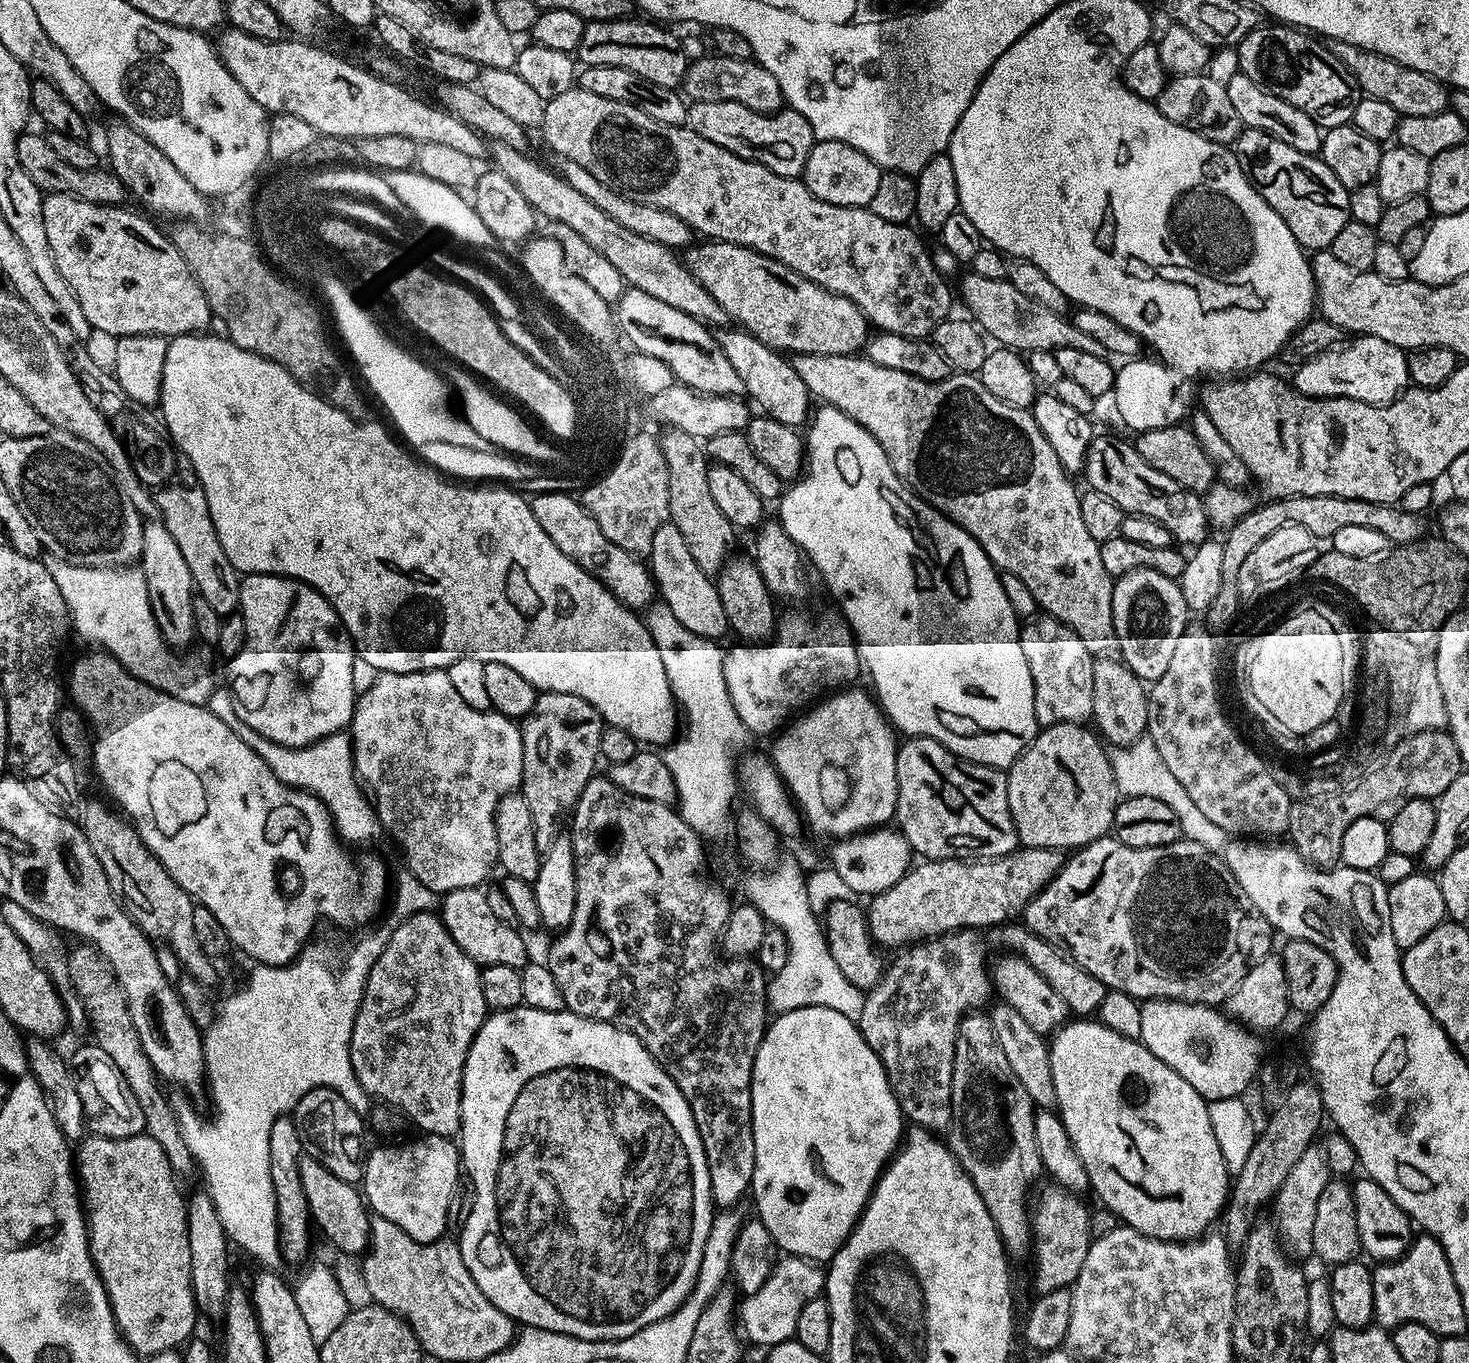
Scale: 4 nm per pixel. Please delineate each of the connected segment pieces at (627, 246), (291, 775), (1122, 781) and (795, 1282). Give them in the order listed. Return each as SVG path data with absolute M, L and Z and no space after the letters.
M493 143L490 148L490 160L494 163L495 171L506 174L514 186L518 186L518 191L522 193L522 198L530 202L530 206L541 217L545 216L545 221L562 222L570 226L602 258L608 259L618 269L618 274L622 274L625 285L646 290L653 298L658 298L658 302L666 302L666 306L674 306L674 310L682 310L682 314L690 314L694 319L699 320L709 326L724 326L729 323L726 310L710 298L710 294L700 285L688 271L683 259L673 249L662 246L658 242L650 242L650 238L642 238L642 234L634 234L626 230L626 226L618 226L610 214L602 214L590 198L578 194L570 182L566 182L559 171L547 168L544 164L539 164L528 152L514 150L514 146Z
M218 686L214 689L206 707L218 718L222 718L222 722L226 722L230 730L237 732L266 762L266 766L274 770L282 783L316 795L328 807L328 813L332 815L332 825L336 827L336 835L345 845L368 844L376 835L381 835L376 809L360 781L356 779L356 767L352 761L352 737L347 731L335 732L333 736L327 736L325 740L306 748L291 748L278 742L270 742L265 736L246 726L240 719L236 697L227 687Z
M1141 738L1135 740L1133 744L1126 745L1125 748L1113 747L1110 759L1116 789L1120 791L1121 797L1141 796L1142 798L1156 798L1160 802L1166 803L1177 814L1183 835L1198 846L1219 853L1228 843L1229 833L1214 826L1214 822L1210 822L1210 818L1206 818L1206 814L1202 814L1202 810L1198 810L1198 806L1194 806L1194 801L1191 800L1190 794L1186 794L1182 782L1178 782L1178 778L1174 778L1174 774L1170 774L1166 762L1162 762L1162 754L1158 754L1158 746L1154 746L1152 740Z
M781 1255L772 1268L770 1278L754 1290L754 1294L744 1296L738 1304L738 1328L743 1339L752 1344L775 1346L793 1339L796 1335L798 1314L802 1306L822 1295L825 1269L819 1263L804 1260L800 1256Z

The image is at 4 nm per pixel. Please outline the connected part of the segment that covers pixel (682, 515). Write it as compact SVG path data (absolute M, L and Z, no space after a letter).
M668 428L664 433L659 433L658 439L662 458L666 458L666 474L670 478L668 519L686 540L691 557L702 571L707 574L719 573L730 559L728 551L732 548L734 529L726 514L718 510L714 497L710 494L710 485L706 483L710 461L705 456L697 437L686 434L682 430Z

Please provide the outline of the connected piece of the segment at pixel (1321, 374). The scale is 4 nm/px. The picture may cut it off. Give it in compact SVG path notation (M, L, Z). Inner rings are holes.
M1357 335L1343 346L1310 358L1295 372L1294 387L1304 396L1350 398L1367 404L1388 404L1410 384L1405 349L1373 336Z

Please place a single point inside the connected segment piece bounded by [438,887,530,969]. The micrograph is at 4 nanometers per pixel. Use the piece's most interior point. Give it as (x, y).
(467, 918)

